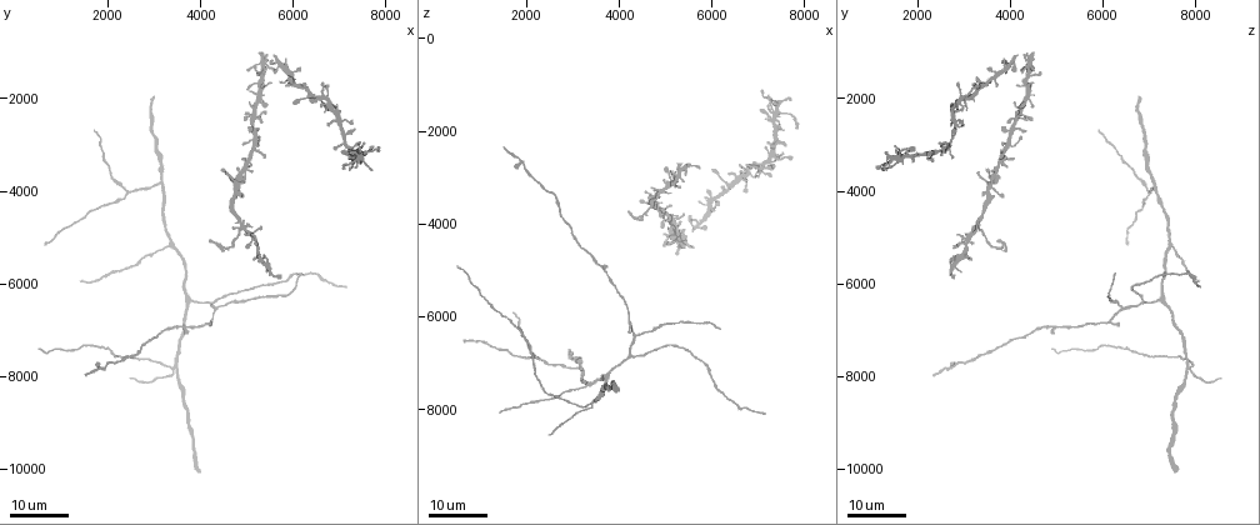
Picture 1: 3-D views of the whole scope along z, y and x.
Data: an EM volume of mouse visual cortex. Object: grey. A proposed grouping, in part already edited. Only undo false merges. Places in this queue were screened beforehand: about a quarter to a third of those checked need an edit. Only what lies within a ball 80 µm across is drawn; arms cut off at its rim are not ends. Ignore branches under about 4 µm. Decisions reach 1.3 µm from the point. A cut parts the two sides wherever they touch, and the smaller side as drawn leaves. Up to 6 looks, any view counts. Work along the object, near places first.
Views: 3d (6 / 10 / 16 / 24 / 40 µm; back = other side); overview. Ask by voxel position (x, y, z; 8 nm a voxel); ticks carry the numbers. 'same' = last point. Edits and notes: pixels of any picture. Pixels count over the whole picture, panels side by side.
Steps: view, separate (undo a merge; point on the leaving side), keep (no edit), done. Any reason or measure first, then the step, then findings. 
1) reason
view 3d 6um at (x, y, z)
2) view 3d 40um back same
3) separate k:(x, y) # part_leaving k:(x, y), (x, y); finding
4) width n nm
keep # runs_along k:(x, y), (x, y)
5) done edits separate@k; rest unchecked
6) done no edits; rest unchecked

view 3d 24um at (3500, 7800, 7850)

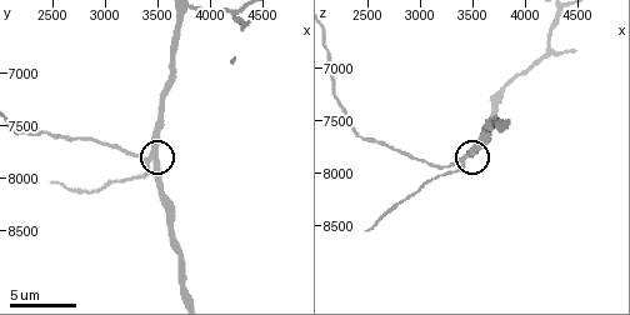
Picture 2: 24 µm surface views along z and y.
view 3d 6um at (3460, 7820, 7840)

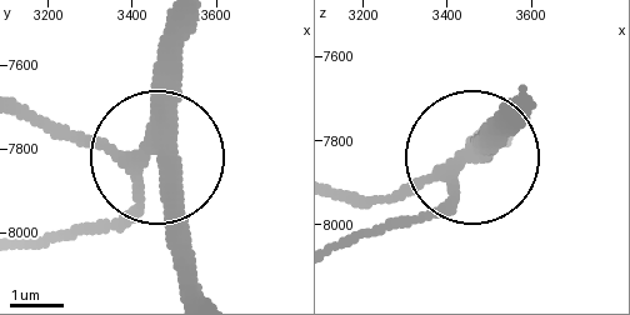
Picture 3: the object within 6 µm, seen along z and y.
width 330 nm
keep # continuous, no second neuron

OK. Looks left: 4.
thick turns thin
view 3d 16um at (3850, 6350, 7200)

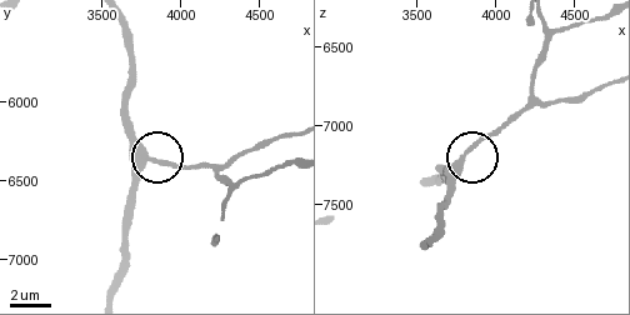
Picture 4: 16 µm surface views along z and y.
closer look
view 3d 6um at (3820, 6360, 7180)

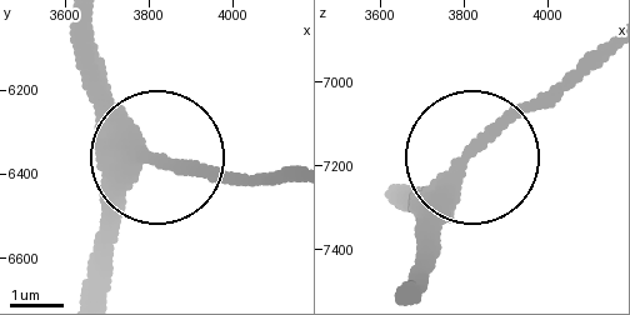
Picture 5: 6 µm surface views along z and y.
keep # runs_along 5:(281, 184), (228, 184), (151, 158), (98, 233); one neuron here

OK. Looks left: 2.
view 3d 16um at (3350, 5150, 7500)

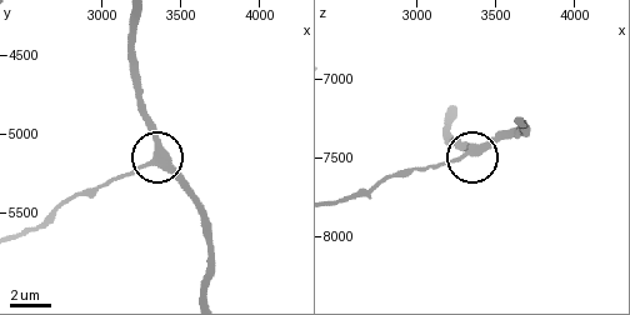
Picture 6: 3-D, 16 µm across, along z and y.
view 3d 10um at (3340, 5160, 7440)

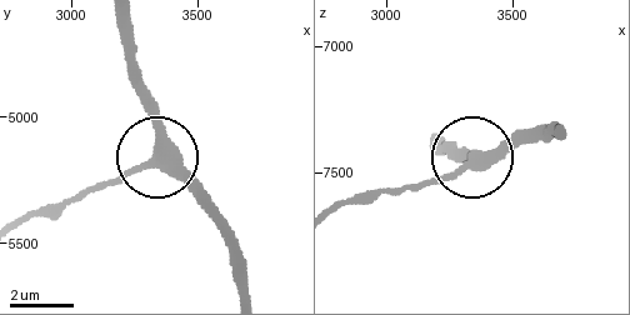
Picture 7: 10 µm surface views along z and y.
keep # runs_along 7:(555, 126), (514, 134), (396, 194); one neuron here

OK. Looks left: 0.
done no edits; rest unchecked

